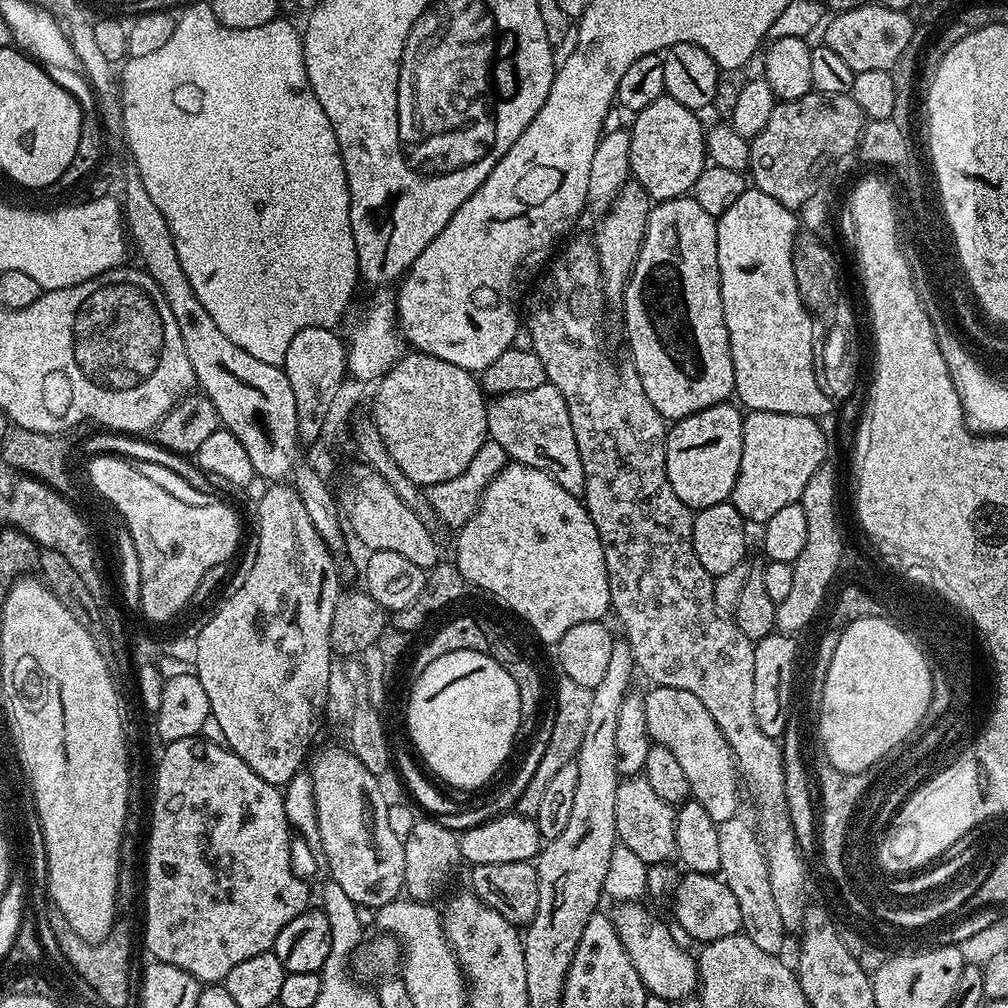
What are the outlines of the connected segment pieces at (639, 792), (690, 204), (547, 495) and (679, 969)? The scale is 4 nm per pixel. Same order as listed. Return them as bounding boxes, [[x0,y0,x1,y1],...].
[[614,775,676,865],[622,195,736,422],[454,462,612,646],[611,902,700,1002]]

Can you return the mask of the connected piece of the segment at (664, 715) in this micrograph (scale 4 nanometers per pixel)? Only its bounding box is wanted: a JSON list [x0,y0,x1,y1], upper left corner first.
[642,686,741,824]

